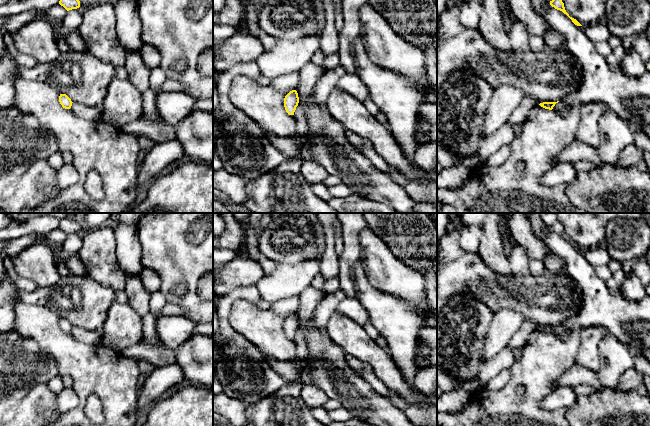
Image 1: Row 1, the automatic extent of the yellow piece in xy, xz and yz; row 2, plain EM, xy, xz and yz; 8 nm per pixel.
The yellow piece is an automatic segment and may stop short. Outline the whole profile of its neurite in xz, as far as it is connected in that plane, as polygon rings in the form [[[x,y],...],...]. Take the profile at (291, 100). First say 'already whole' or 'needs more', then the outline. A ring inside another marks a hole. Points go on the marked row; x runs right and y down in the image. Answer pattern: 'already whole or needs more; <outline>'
already whole; [[[296,90],[290,91],[284,98],[284,107],[289,115],[294,115],[299,103],[299,97]]]

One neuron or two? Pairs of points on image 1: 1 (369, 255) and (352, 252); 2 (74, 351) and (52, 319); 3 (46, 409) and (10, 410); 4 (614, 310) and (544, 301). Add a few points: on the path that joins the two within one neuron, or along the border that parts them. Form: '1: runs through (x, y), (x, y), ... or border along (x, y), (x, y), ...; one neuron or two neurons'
1: border along (361, 230), (359, 237), (359, 261); two neurons
2: runs through (66, 343), (52, 327); one neuron
3: runs through (37, 409), (19, 410); one neuron
4: border along (577, 283), (582, 293), (581, 308), (564, 323); two neurons

